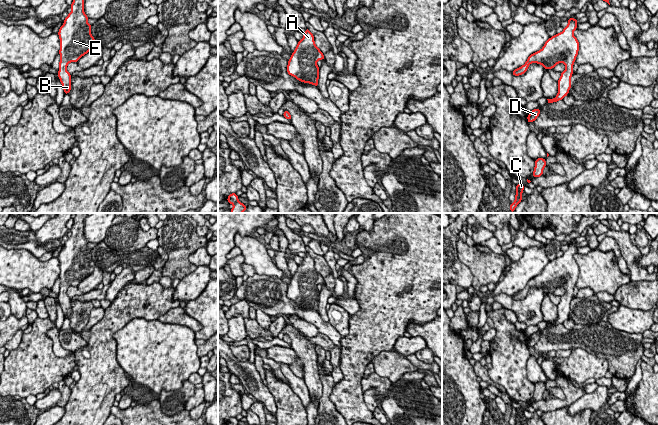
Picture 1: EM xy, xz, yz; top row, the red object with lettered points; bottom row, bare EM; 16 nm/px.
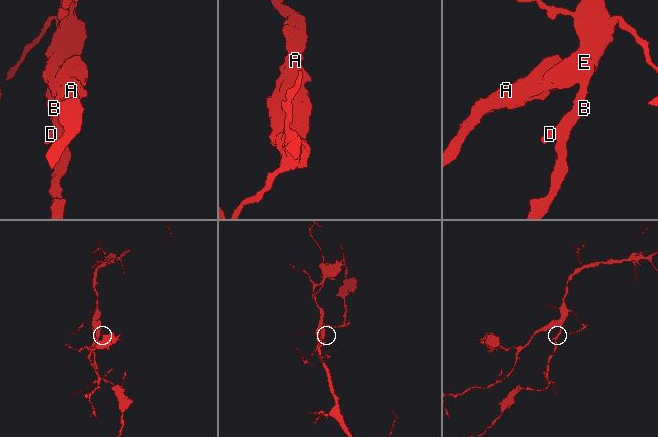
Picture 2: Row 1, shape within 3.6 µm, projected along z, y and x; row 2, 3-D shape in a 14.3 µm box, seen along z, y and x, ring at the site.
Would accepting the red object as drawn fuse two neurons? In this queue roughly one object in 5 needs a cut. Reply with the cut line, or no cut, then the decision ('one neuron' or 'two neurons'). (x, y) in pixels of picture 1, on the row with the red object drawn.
no cut; one neuron

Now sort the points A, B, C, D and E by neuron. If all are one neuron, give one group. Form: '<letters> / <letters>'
A B C D E

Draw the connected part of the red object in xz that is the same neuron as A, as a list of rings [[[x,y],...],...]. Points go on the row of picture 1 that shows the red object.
[[[308,28],[303,39],[298,41],[297,47],[288,60],[287,73],[298,81],[318,87],[319,70],[318,60],[325,59],[323,53],[315,45],[314,36]]]

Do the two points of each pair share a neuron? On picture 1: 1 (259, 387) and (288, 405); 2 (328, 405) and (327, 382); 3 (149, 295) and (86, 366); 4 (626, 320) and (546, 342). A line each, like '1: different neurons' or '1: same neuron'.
1: different neurons
2: same neuron
3: same neuron
4: different neurons

